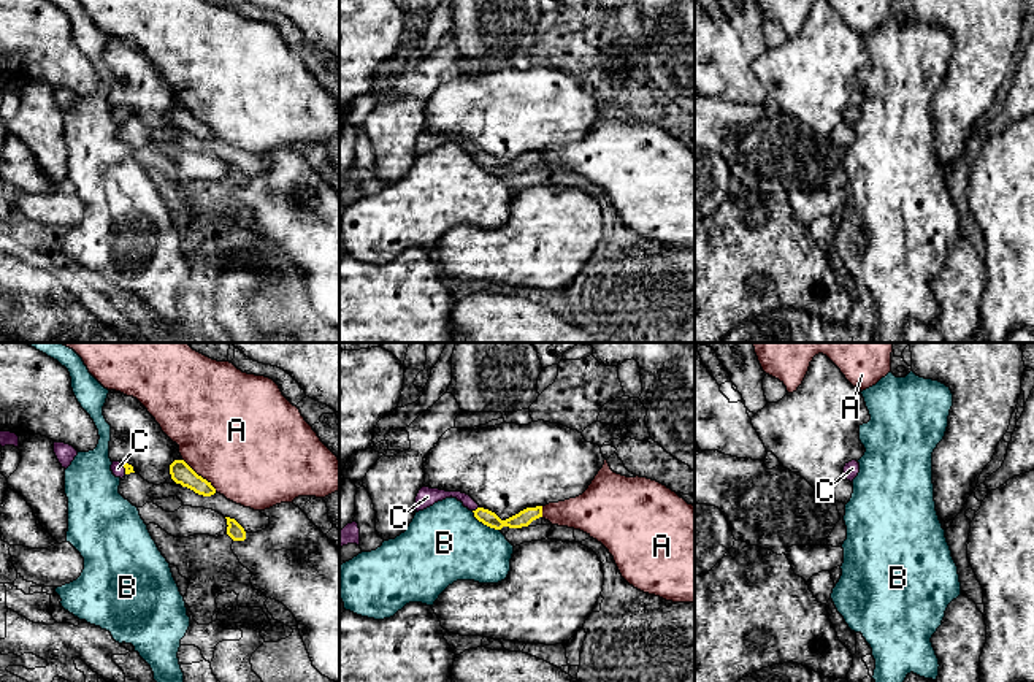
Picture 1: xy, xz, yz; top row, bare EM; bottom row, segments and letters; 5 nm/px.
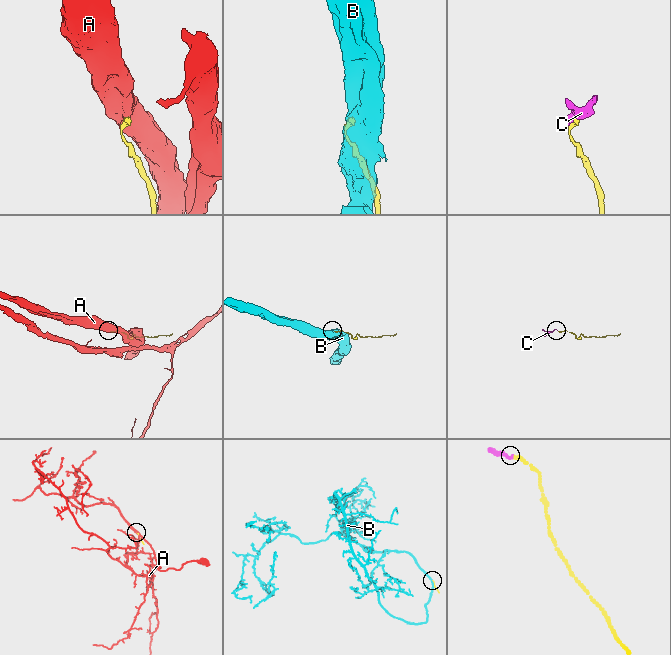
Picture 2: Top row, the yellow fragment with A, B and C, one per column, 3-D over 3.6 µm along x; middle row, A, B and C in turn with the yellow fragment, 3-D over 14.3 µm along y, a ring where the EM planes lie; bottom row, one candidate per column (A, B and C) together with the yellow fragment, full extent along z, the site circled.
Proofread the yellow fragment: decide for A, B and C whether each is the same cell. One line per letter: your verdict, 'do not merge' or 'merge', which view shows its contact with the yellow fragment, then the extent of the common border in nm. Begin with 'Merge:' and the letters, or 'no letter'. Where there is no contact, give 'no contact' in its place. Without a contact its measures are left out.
Merge: C
A: do not merge | xy | 240 nm
B: do not merge | xz | 170 nm
C: merge | xz | 40 nm

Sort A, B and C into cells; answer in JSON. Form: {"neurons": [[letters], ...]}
{"neurons": [["A"], ["B"], ["C"]]}

